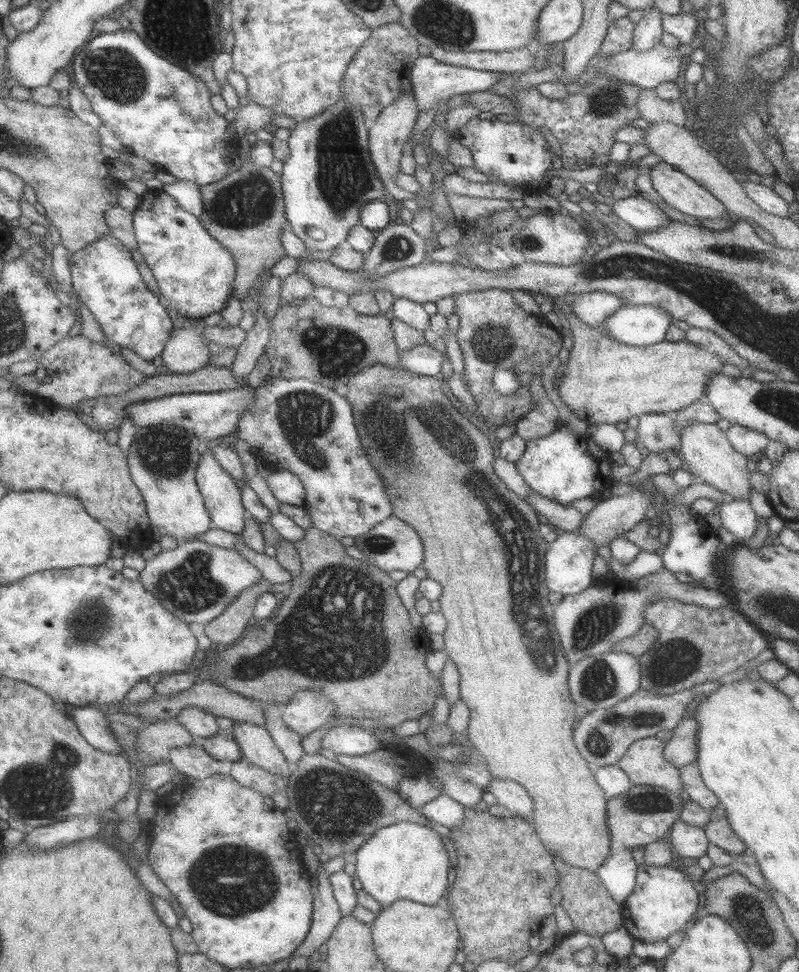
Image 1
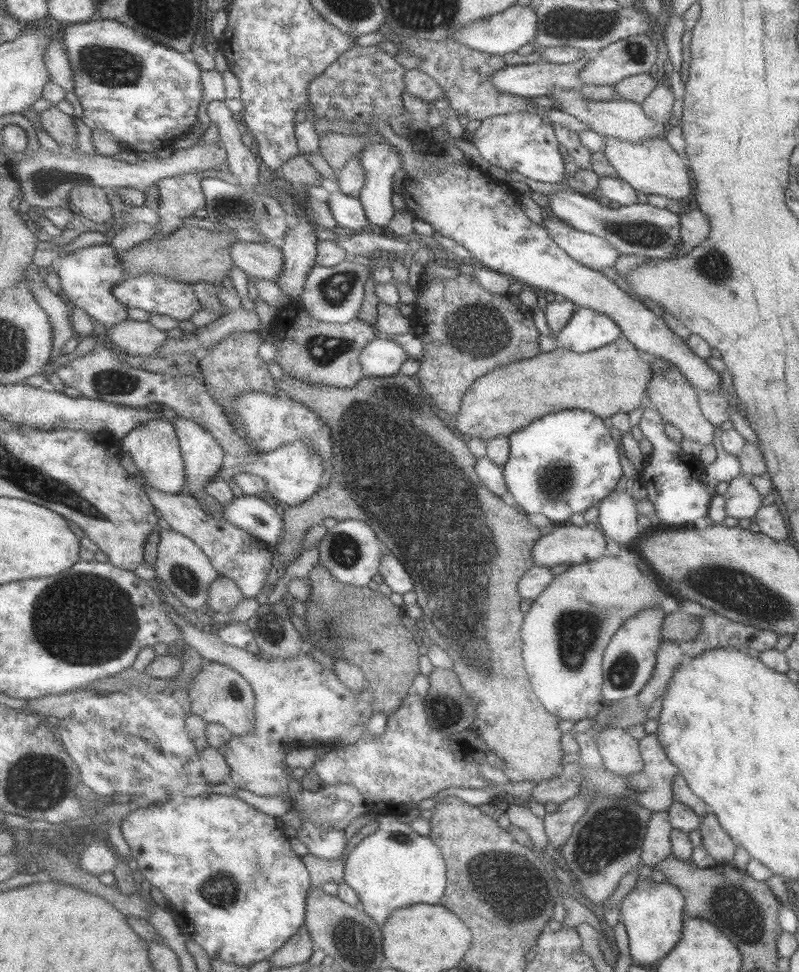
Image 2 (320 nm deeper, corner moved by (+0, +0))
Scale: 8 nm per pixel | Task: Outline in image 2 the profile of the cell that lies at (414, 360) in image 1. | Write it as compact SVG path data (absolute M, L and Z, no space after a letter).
M380 335L362 351L361 363L372 377L400 375L408 356L402 344Z

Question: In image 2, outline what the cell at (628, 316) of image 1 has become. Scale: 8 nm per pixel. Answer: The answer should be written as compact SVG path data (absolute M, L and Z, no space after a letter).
M576 308L576 312L556 335L558 347L584 353L623 336L620 327L605 314L590 308Z

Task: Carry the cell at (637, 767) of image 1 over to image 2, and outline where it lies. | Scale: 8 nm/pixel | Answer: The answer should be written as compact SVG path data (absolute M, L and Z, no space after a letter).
M620 727L603 728L597 734L597 749L604 766L618 776L636 774L644 768L639 740Z

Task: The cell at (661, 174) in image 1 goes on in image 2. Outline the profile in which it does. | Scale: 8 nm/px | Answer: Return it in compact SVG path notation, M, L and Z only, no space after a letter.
M662 135L635 143L605 136L603 152L608 163L616 169L618 177L631 184L637 192L647 195L662 194L678 201L686 200L692 192L689 168L681 162L679 154Z

